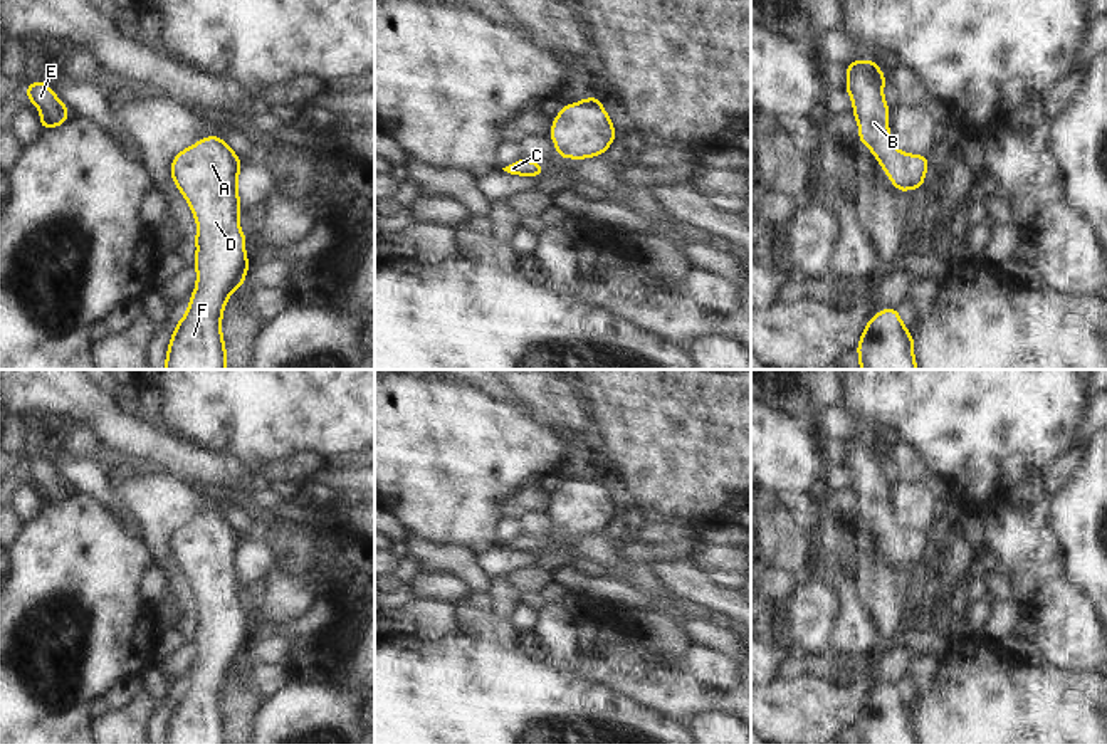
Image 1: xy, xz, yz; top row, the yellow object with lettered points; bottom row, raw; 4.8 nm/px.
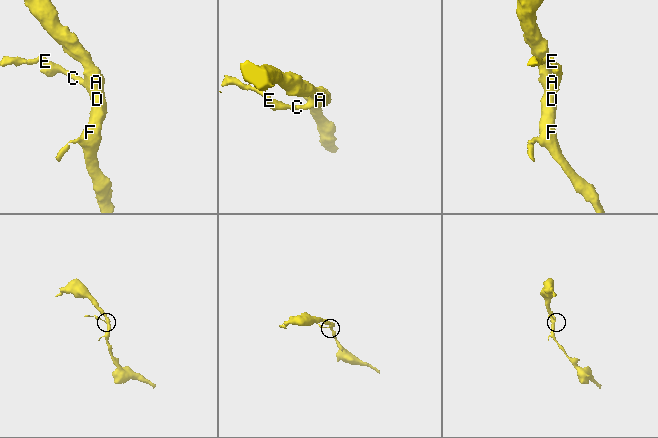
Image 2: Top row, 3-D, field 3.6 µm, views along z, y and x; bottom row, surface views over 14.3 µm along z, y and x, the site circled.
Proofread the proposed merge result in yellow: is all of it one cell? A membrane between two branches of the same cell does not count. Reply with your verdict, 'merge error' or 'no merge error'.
no merge error

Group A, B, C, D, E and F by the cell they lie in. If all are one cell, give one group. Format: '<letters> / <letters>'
A B C D E F

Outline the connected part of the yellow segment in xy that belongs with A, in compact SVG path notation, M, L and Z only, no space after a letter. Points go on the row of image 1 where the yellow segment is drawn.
M207 136L180 151L171 161L171 180L188 202L198 232L195 269L197 286L186 314L178 321L166 351L165 369L225 369L227 351L222 336L223 307L233 291L244 286L250 262L247 235L239 227L239 171L242 158L220 136Z

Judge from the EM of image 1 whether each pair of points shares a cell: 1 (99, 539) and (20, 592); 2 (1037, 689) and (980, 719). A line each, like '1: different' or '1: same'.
1: same
2: same

